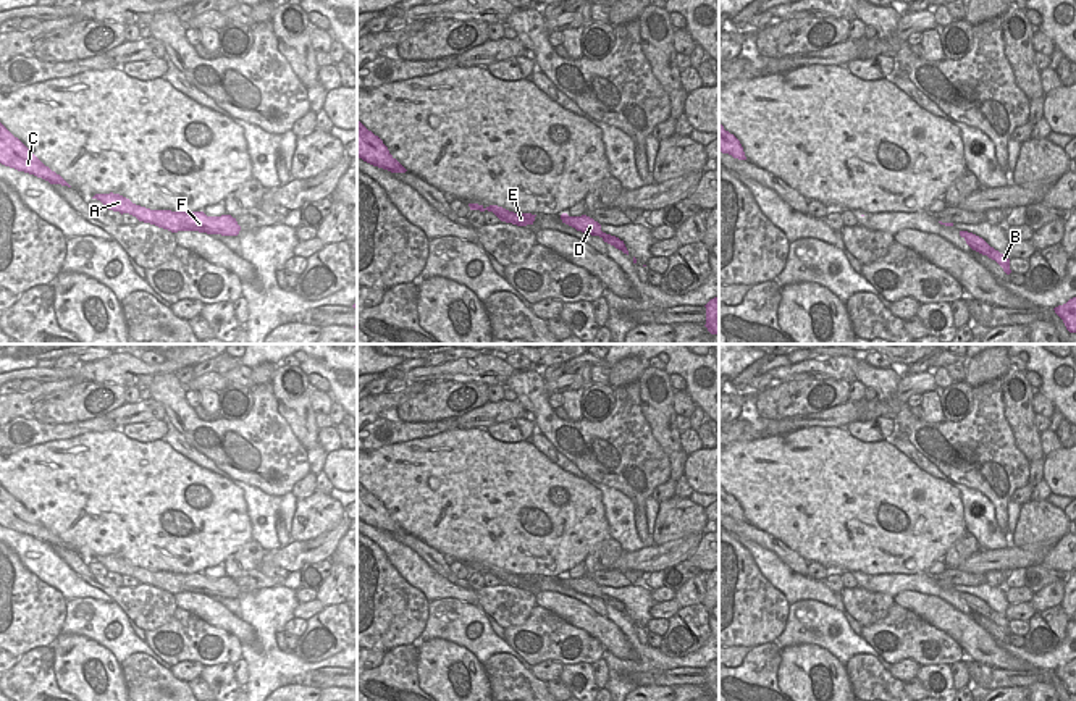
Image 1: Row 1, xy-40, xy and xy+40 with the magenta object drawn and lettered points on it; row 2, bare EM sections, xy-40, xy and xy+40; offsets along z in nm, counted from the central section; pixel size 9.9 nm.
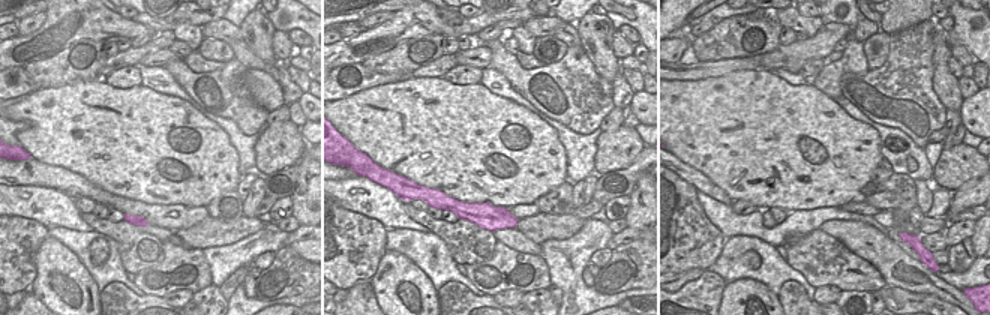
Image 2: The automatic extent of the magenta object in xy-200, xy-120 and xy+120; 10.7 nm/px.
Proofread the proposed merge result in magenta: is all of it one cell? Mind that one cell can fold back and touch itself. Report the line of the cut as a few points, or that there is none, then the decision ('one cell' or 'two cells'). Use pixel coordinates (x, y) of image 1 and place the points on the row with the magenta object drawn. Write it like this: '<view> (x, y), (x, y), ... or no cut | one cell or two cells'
no cut | one cell

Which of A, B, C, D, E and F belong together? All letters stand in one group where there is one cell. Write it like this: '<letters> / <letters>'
A B C D E F

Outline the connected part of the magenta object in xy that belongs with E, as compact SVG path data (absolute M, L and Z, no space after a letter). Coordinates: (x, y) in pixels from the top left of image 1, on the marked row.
M469 204L469 207L470 207L470 210L493 212L501 221L512 223L517 226L533 225L535 216L536 216L532 213L514 213L514 212L509 212L509 210L498 207L498 205L490 205L485 208L483 205L478 205L478 204Z

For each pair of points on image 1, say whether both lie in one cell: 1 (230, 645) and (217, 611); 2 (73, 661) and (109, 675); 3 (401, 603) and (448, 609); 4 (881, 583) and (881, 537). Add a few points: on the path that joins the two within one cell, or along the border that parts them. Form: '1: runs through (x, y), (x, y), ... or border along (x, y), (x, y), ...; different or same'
1: border along (191, 612), (233, 633), (241, 645); different
2: runs through (84, 661), (88, 658), (99, 658), (104, 664); same
3: border along (403, 579), (427, 601), (427, 624), (417, 642); different
4: border along (918, 572), (865, 577); different

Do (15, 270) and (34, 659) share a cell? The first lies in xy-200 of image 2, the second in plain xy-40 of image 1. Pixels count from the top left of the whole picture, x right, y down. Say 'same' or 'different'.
different

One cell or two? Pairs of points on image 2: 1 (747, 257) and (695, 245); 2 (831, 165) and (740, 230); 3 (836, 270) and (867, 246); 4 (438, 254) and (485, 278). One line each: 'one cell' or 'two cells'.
1: two cells
2: two cells
3: two cells
4: two cells

